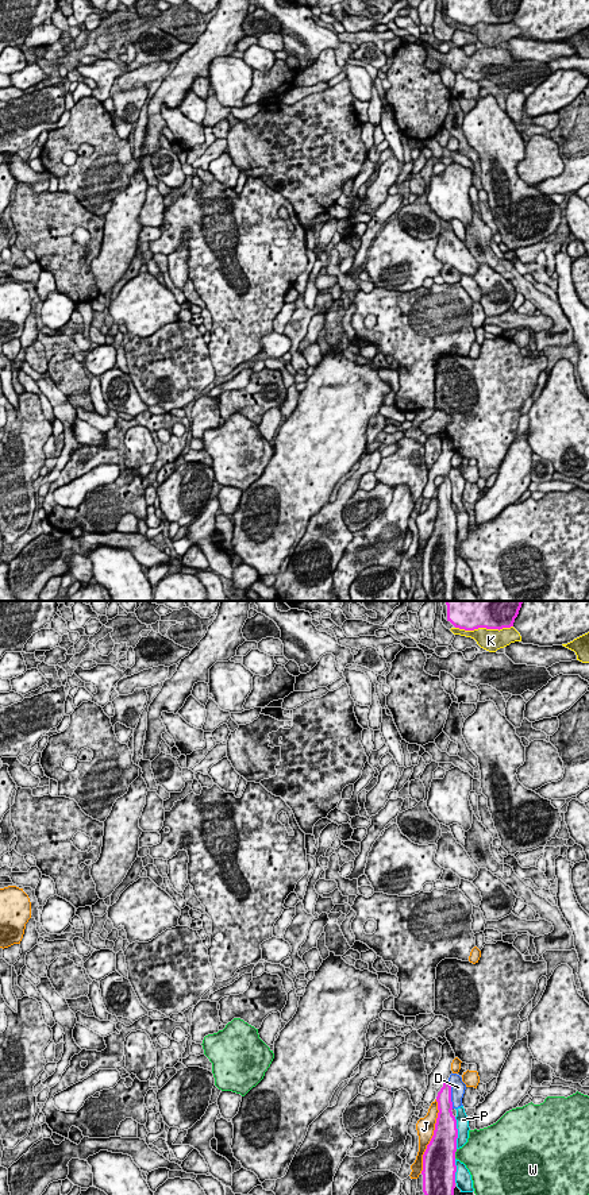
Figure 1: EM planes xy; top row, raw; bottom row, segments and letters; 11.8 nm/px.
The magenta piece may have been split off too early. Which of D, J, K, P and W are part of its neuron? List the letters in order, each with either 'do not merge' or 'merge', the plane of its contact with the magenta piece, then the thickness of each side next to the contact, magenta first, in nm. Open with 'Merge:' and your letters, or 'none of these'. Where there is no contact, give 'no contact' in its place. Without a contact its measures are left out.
Merge: none of these
D: do not merge | xy | 190/170 nm
J: do not merge | xy | 360/220 nm
K: do not merge | xy | 320/260 nm
P: do not merge | xy | 340/160 nm
W: do not merge | xy | 400/340 nm

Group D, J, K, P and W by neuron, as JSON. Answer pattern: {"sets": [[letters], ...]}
{"sets": [["D", "P"], ["J"], ["K"], ["W"]]}

